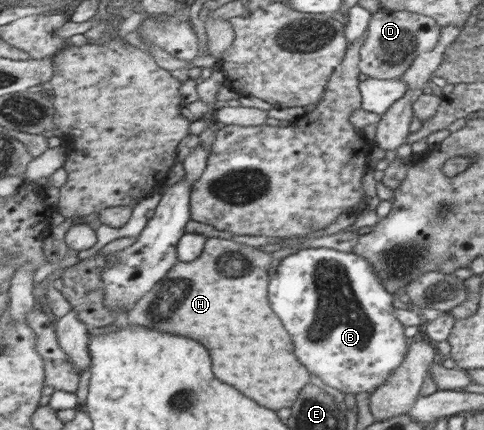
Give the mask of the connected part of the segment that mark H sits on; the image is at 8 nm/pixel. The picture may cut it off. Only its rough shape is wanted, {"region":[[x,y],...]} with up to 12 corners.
{"region":[[207,237],[125,322],[198,339],[276,412],[310,373],[268,305],[272,254]]}

